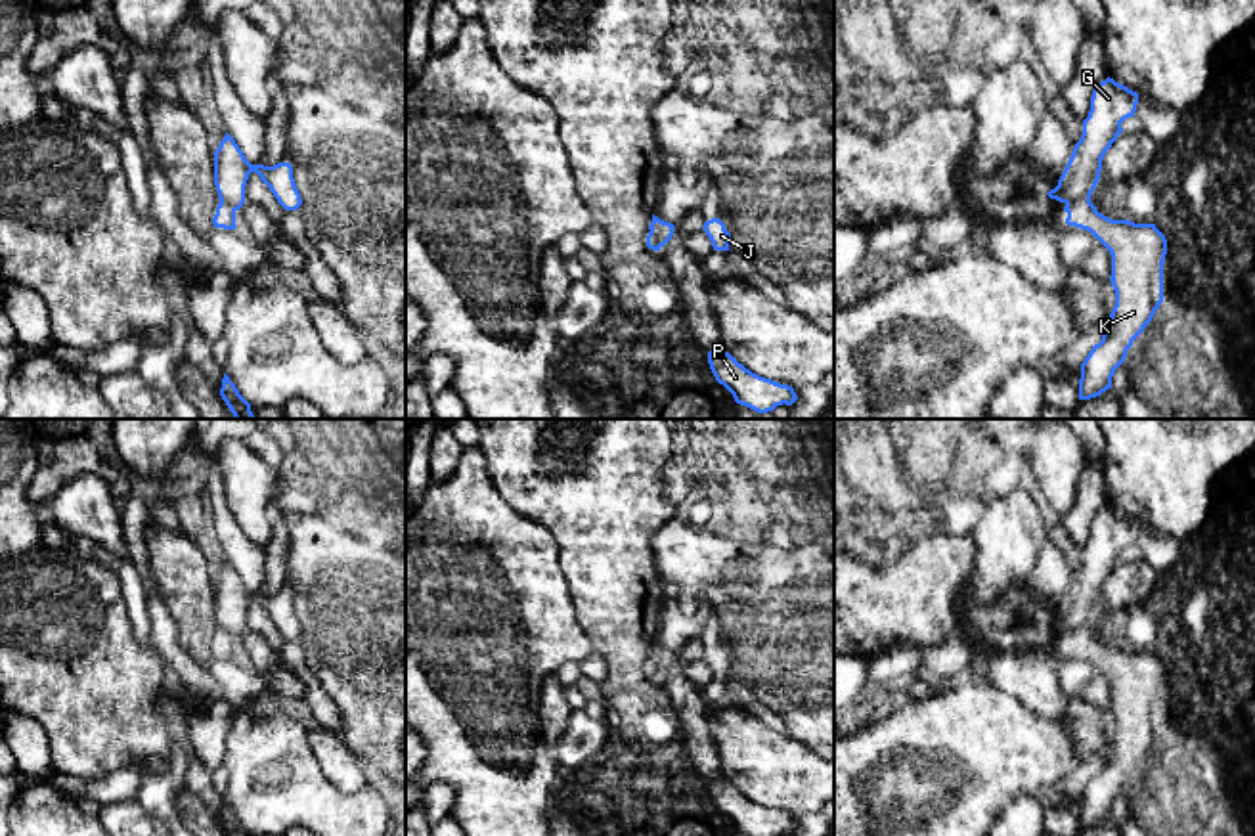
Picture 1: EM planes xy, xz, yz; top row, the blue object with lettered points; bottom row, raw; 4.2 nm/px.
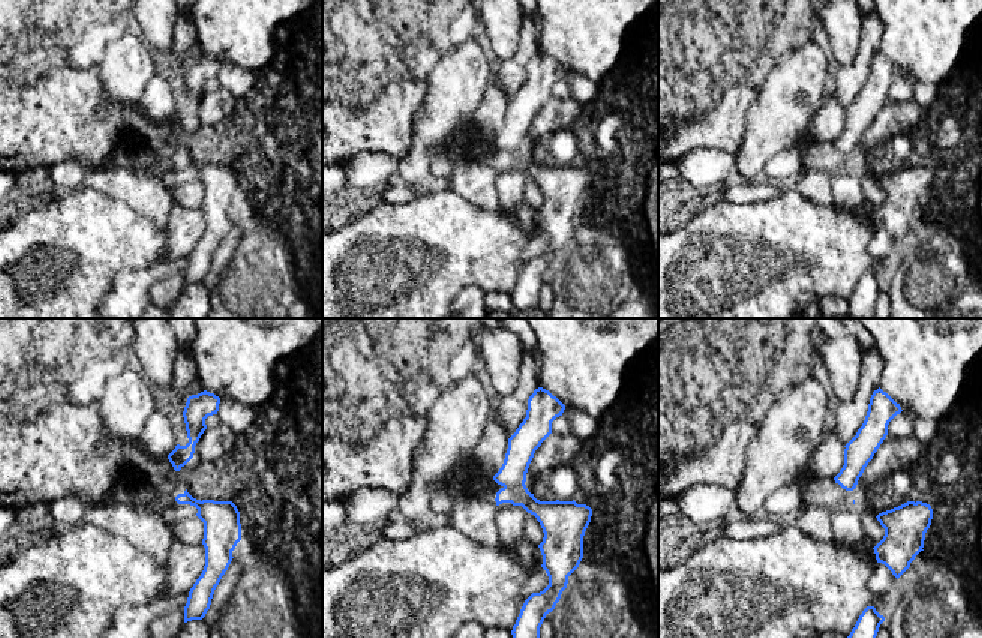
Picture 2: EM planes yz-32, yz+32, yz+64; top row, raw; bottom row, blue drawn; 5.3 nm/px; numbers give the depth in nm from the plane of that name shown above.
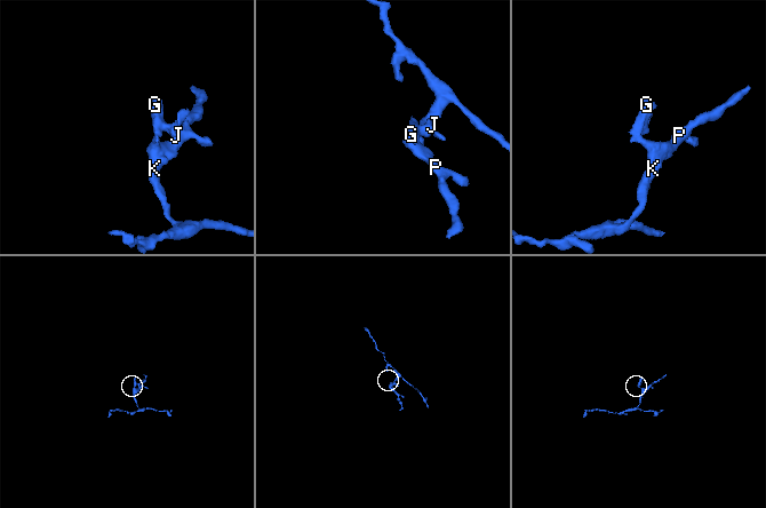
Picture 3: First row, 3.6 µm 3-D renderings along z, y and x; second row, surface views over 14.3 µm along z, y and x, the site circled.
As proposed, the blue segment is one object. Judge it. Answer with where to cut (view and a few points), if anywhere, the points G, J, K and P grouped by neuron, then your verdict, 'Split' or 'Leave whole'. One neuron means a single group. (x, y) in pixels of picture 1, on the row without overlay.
Split along yz (1089, 626), (1066, 634). Groups: G J / K P. Split

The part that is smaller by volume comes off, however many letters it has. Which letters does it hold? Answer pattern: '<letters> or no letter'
G, J

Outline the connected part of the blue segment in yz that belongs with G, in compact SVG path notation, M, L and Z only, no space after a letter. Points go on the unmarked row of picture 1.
M1113 507L1102 509L1090 526L1089 545L1083 549L1081 568L1058 608L1046 624L1066 633L1090 627L1102 599L1102 587L1117 564L1121 551L1134 545L1138 522Z

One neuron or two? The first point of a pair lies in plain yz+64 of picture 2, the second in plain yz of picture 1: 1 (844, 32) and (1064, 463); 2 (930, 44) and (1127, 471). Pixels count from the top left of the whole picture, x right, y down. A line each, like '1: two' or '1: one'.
1: one
2: one

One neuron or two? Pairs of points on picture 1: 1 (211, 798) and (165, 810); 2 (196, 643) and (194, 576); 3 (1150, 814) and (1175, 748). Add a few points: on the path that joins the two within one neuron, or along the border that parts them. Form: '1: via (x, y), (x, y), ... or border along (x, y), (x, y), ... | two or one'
1: border along (188, 762), (184, 787) | two
2: via (196, 626), (194, 594) | one
3: via (1166, 798), (1175, 789), (1175, 764) | one

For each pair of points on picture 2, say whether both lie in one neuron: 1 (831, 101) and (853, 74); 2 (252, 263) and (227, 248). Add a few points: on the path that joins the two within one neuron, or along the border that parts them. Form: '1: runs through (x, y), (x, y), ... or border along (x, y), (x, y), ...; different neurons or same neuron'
1: border along (835, 93), (844, 108); different neurons
2: border along (254, 224), (240, 239), (230, 263), (216, 282); different neurons

